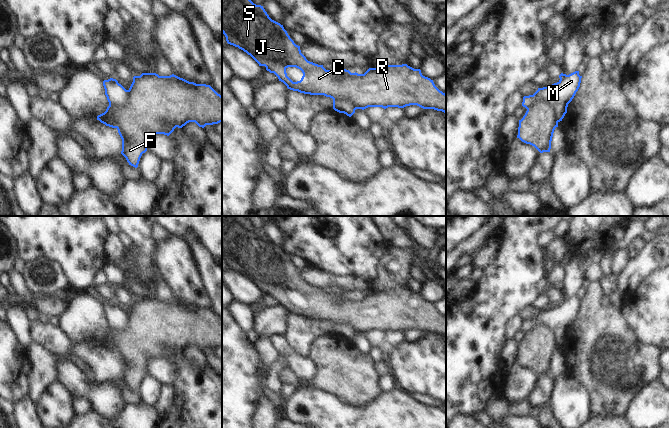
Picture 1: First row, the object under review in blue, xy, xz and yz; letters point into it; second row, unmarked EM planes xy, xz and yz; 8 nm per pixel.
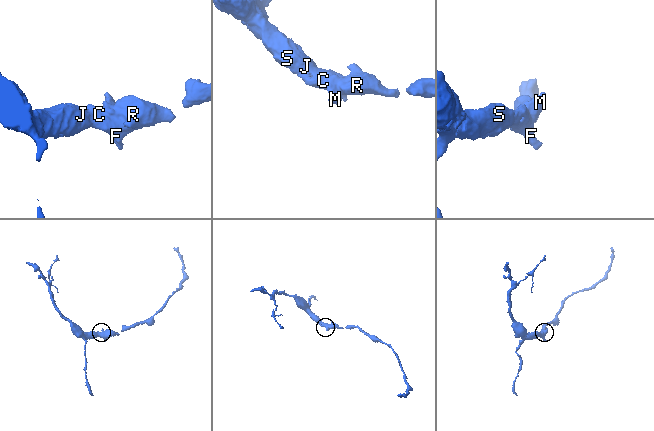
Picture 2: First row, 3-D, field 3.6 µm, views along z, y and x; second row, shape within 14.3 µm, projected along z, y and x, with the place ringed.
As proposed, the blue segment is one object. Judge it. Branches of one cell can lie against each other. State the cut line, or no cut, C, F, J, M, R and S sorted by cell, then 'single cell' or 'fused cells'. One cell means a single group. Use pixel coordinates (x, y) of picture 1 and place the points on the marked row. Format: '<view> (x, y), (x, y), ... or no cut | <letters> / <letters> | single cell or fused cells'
yz (527, 108), (536, 102), (547, 102), (554, 109), (558, 121) | C F J R S / M | fused cells

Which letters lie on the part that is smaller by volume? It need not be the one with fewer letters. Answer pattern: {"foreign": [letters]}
{"foreign": ["M"]}

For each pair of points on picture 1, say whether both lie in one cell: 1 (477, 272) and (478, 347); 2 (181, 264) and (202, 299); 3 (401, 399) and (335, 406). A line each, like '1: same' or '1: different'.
1: different
2: same
3: same

